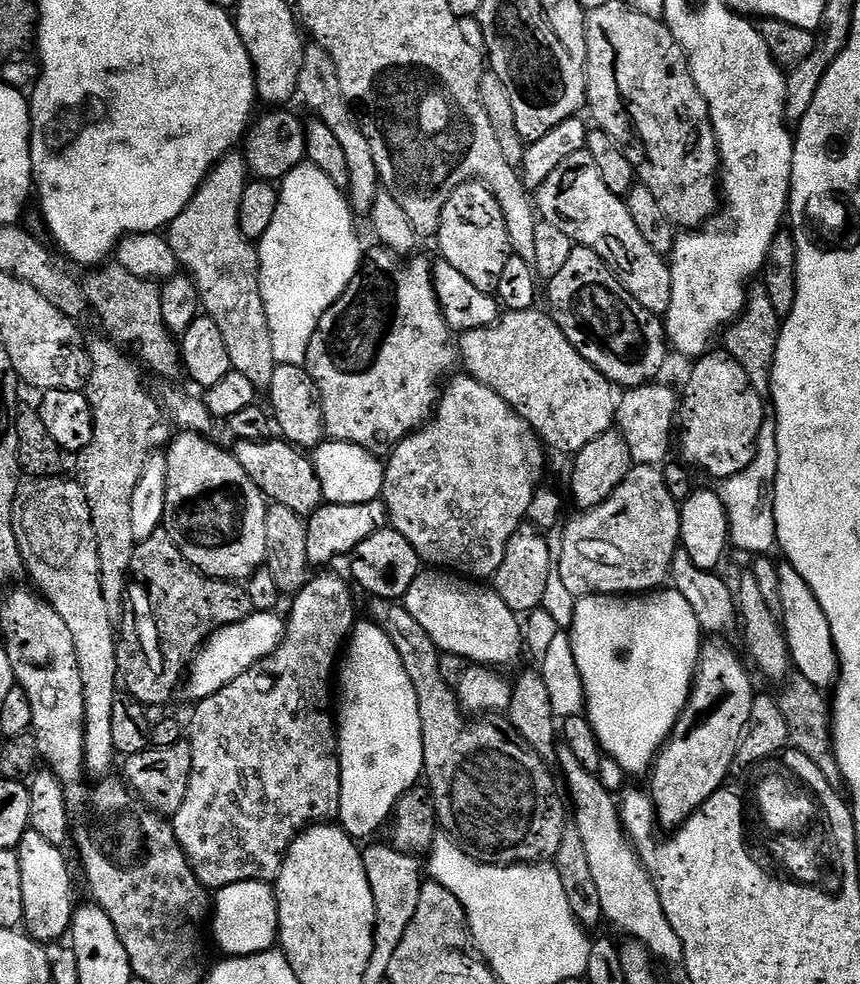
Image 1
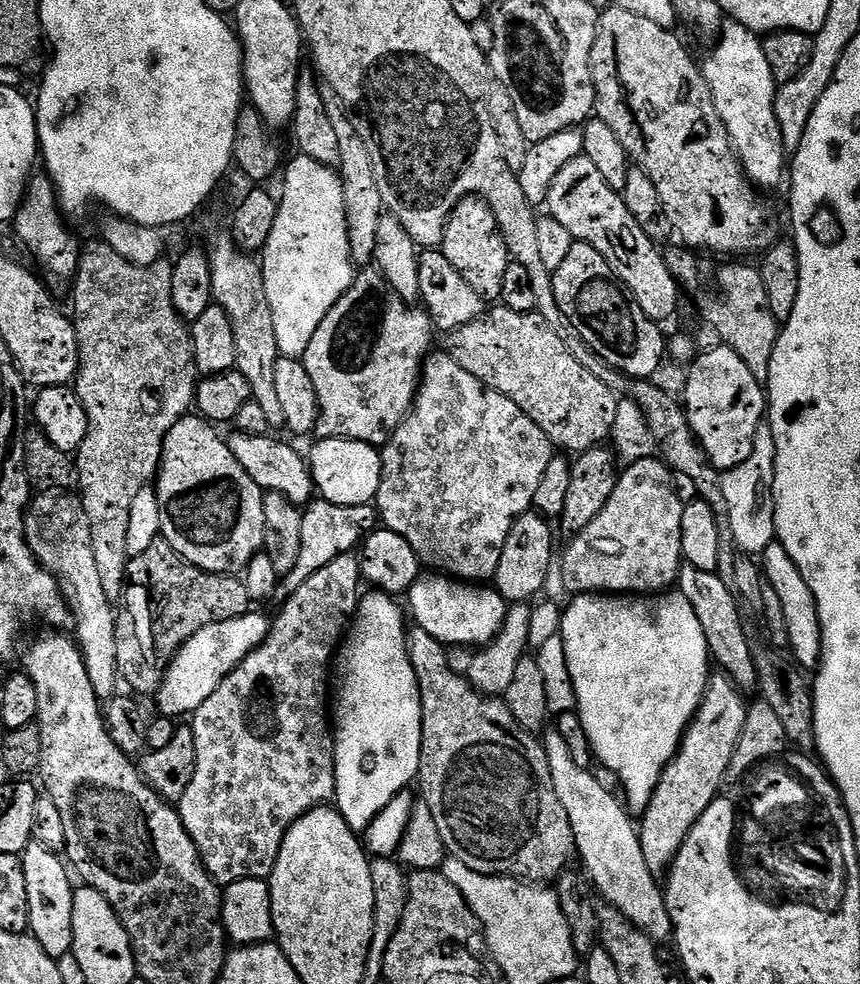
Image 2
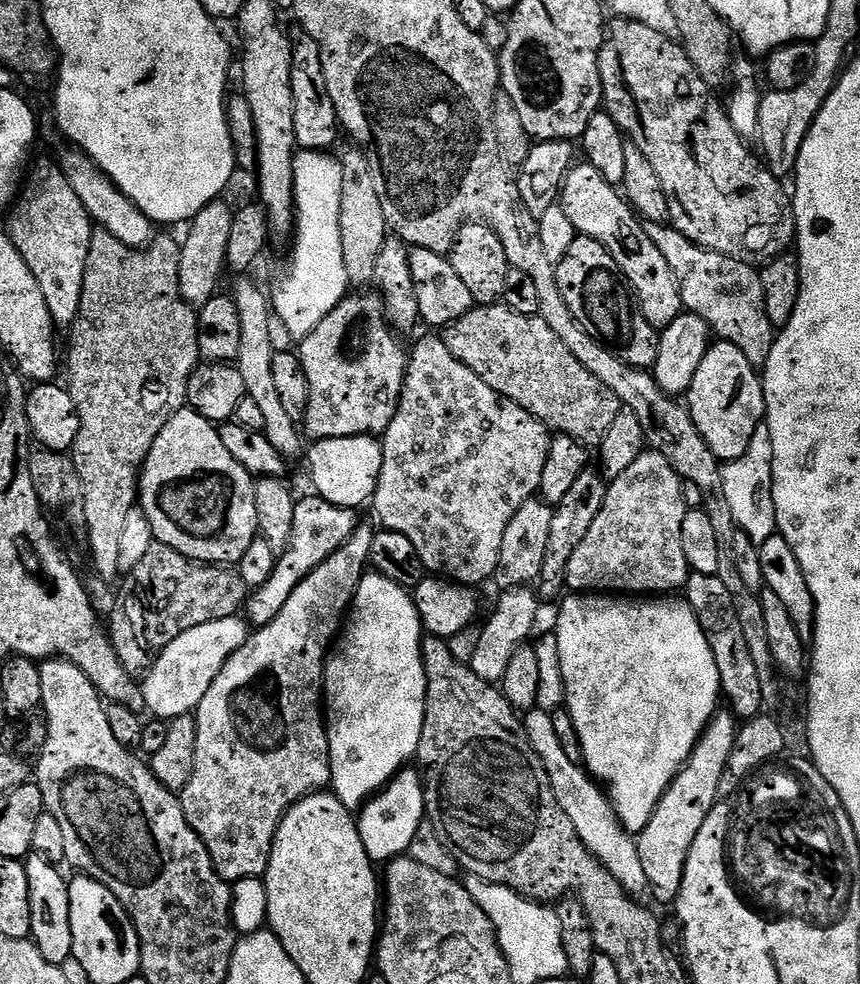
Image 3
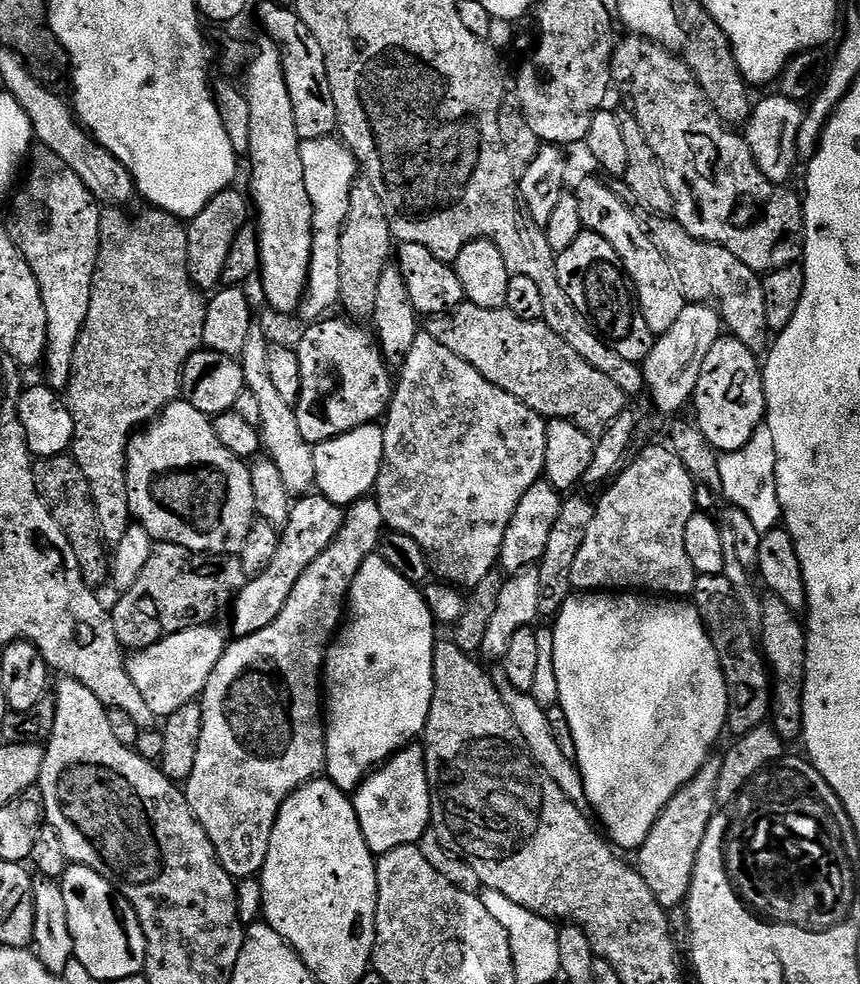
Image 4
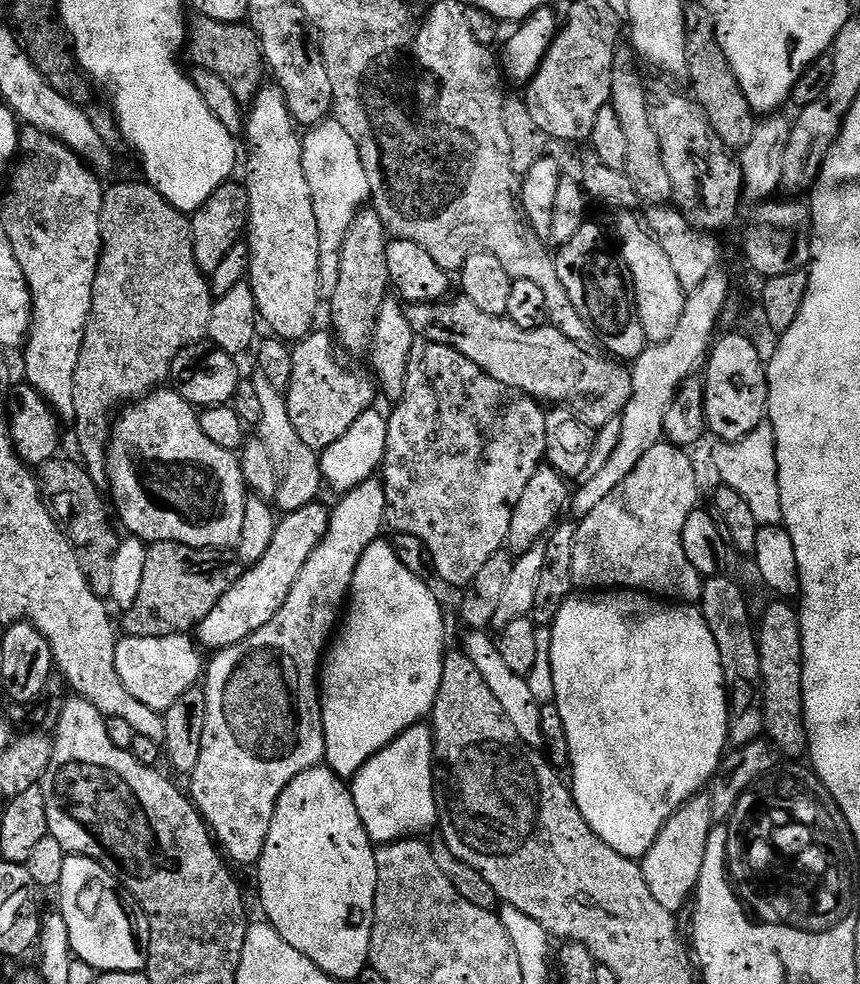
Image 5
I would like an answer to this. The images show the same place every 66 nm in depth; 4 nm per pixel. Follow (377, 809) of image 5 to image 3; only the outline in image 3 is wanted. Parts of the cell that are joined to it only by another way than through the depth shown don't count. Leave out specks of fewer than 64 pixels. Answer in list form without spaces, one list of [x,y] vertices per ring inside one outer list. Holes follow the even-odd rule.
[[[404,768],[397,772],[387,787],[381,789],[359,811],[359,837],[362,838],[362,846],[374,864],[386,864],[400,855],[405,855],[418,832],[418,826],[425,821],[427,804],[423,777],[417,769],[410,769]]]

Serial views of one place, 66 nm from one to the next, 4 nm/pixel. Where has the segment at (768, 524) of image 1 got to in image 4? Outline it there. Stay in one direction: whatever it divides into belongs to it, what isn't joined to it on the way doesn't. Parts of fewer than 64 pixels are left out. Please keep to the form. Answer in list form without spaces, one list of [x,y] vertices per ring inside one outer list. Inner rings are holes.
[[[767,423],[760,424],[758,430],[754,430],[750,442],[746,442],[742,450],[725,452],[720,456],[722,489],[728,492],[735,507],[745,511],[747,517],[757,522],[776,522],[781,519],[776,485],[777,462],[778,454],[774,454],[774,434],[770,434]]]

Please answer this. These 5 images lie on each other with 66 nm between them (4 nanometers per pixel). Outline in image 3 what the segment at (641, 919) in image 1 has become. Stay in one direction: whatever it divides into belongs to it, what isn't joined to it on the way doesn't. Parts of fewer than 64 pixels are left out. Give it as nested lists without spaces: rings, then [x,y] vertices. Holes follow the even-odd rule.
[[[533,710],[523,713],[526,738],[530,738],[530,746],[534,746],[534,754],[542,758],[542,766],[546,766],[546,778],[550,778],[550,786],[554,790],[554,798],[558,798],[558,806],[566,810],[566,818],[574,822],[574,830],[578,830],[578,838],[602,862],[604,869],[628,891],[629,896],[640,898],[648,892],[646,873],[642,870],[642,858],[638,858],[638,850],[633,833],[627,832],[612,809],[605,789],[581,765],[570,762],[554,731],[554,718],[550,712]]]

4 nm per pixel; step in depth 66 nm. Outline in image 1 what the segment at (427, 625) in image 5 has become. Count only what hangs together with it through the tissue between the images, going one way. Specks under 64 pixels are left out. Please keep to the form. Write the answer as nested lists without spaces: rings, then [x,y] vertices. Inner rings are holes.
[[[375,622],[367,623],[357,623],[352,629],[338,672],[338,743],[342,778],[338,824],[357,842],[364,842],[367,836],[374,835],[383,824],[385,827],[391,821],[397,802],[421,783],[424,774],[422,718],[418,710],[418,694],[414,694],[414,682],[410,682],[410,674],[406,674],[406,666],[402,666],[402,658],[398,658],[398,650],[394,650],[394,644],[383,628]]]

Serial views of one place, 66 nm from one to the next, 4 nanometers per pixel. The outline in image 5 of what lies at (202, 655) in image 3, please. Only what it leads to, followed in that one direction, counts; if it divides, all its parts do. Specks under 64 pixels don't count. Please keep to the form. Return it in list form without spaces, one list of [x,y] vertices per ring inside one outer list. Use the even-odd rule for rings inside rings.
[[[121,635],[116,641],[115,666],[126,690],[138,701],[163,713],[186,692],[195,687],[204,670],[201,649],[191,635],[141,636]]]

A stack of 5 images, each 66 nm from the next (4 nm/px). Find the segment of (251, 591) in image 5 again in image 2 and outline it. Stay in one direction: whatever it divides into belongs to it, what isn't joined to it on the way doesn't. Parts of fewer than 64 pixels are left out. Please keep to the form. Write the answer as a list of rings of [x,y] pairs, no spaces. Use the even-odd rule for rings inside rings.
[[[323,498],[313,499],[303,509],[301,549],[297,565],[286,576],[287,591],[291,593],[298,590],[298,586],[302,586],[306,578],[314,578],[314,574],[318,574],[322,566],[330,566],[334,558],[349,555],[363,541],[365,535],[377,527],[377,524],[378,513],[372,504],[338,506]]]

